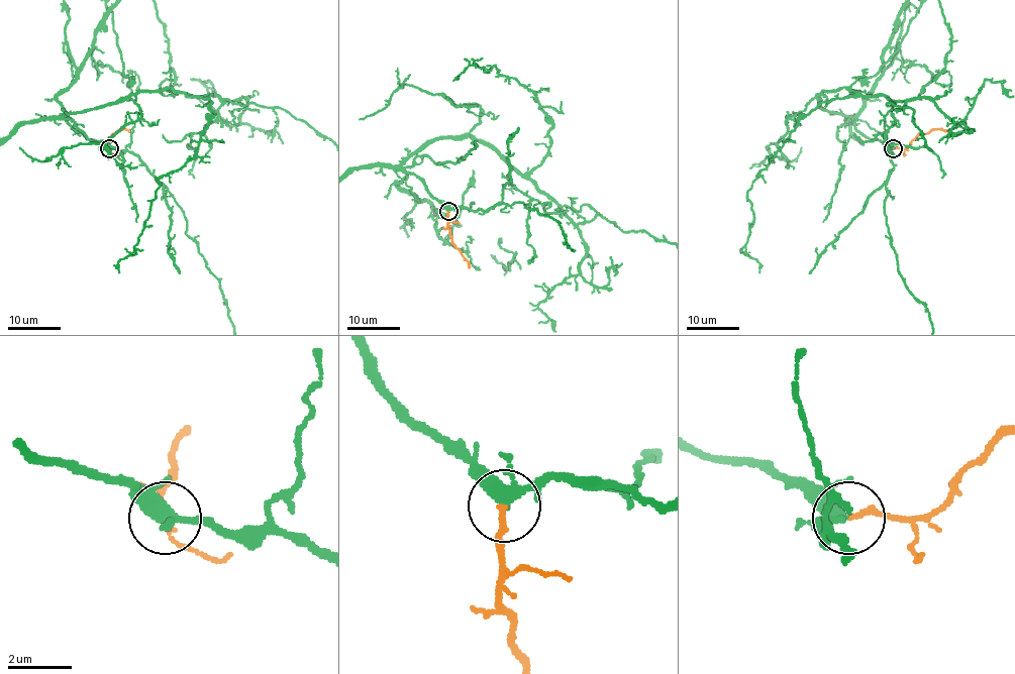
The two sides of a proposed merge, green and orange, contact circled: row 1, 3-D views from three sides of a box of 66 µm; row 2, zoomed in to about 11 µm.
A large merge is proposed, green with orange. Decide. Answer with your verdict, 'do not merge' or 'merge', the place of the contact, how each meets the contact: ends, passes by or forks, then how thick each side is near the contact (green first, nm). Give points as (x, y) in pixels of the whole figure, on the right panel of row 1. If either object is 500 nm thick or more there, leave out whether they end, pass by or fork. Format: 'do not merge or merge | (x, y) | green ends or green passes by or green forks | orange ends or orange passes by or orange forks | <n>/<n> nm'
merge | (893, 148) | green forks | orange ends | 300/190 nm

